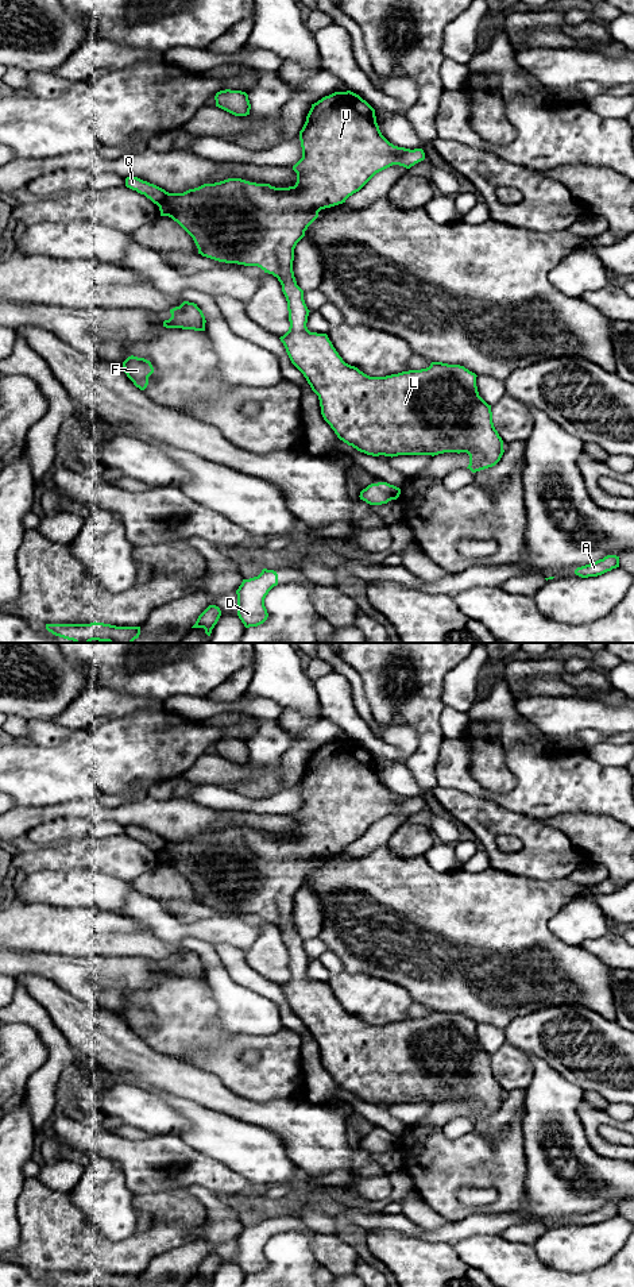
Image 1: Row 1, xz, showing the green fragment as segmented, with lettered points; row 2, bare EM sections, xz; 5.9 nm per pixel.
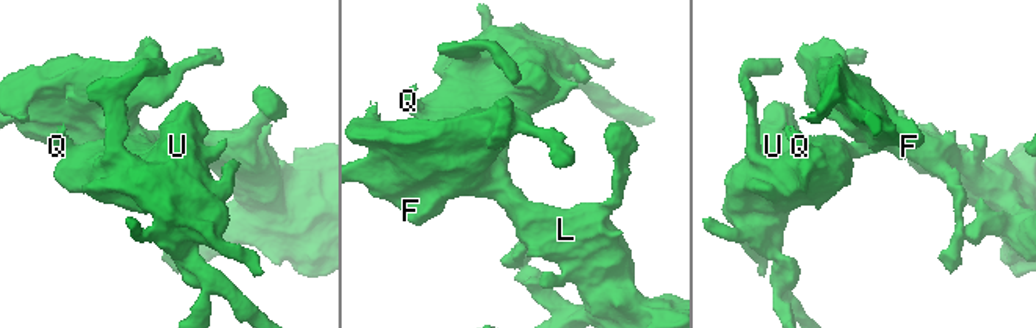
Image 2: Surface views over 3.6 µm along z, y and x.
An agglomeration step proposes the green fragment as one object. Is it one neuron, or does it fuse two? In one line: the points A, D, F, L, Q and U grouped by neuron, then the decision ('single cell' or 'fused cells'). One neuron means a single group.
groups A D F L Q U; single cell

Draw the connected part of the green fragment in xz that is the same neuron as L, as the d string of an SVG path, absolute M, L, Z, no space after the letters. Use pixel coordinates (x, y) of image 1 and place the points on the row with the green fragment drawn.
M335 92L312 104L306 122L299 131L302 158L293 166L297 182L289 188L256 184L241 178L228 178L214 184L204 184L183 193L169 193L165 189L138 177L127 177L125 186L144 194L159 207L161 216L177 221L194 240L202 257L244 266L258 266L272 274L282 285L287 301L289 331L281 336L291 363L304 374L312 390L318 396L321 415L337 438L360 452L372 456L438 455L444 452L467 452L472 473L495 466L505 450L503 440L492 423L491 405L478 392L476 374L460 365L432 362L429 367L409 370L386 377L370 377L357 367L343 361L326 334L310 332L306 327L309 309L304 290L297 285L293 261L297 243L305 236L308 227L318 217L318 212L345 203L359 192L376 173L399 165L410 169L425 159L422 149L405 149L390 143L380 132L375 109L359 95Z

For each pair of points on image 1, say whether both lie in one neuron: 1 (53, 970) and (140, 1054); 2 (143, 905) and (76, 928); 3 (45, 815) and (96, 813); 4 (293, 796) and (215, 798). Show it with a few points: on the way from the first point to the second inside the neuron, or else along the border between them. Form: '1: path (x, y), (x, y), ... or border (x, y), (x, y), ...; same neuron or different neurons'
1: border (55, 985), (113, 1012); different neurons
2: border (118, 910), (140, 921), (147, 928); different neurons
3: path (57, 810), (84, 810); same neuron
4: path (274, 804), (248, 805), (234, 801); same neuron

